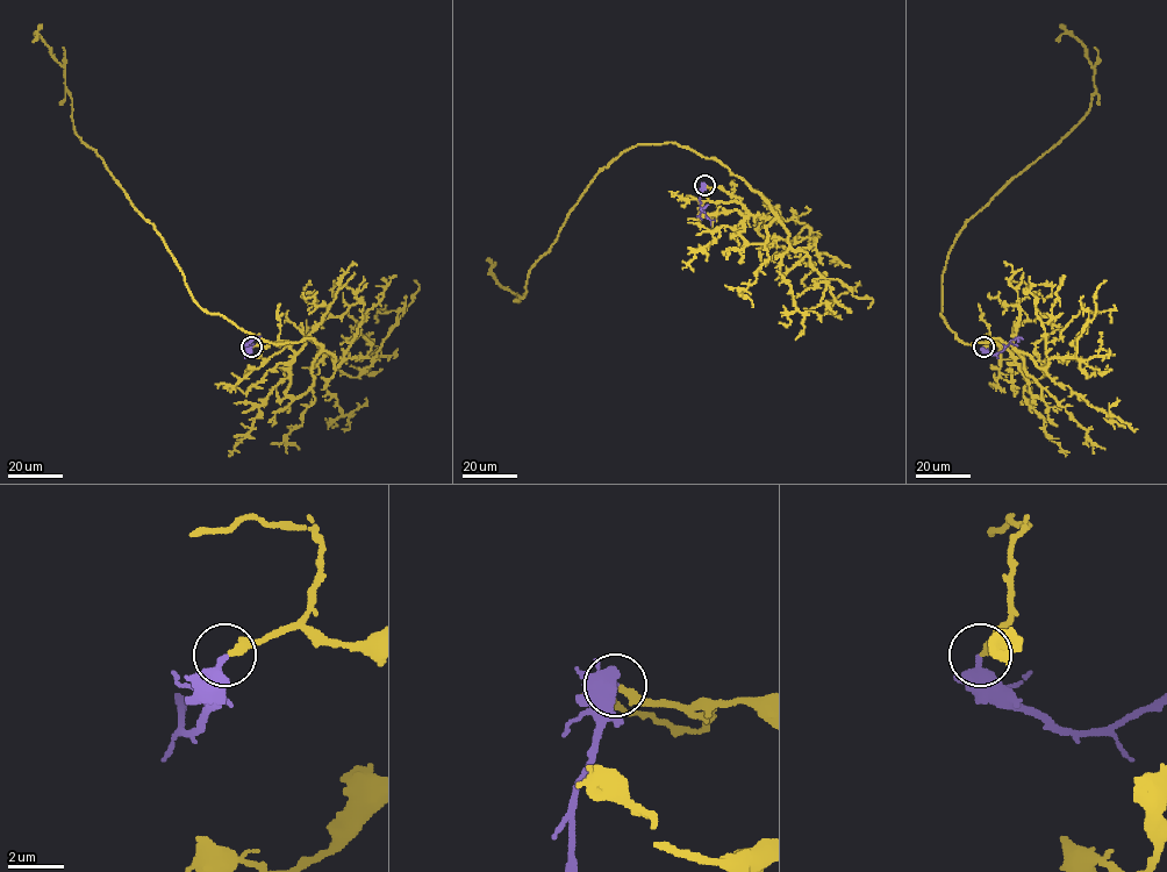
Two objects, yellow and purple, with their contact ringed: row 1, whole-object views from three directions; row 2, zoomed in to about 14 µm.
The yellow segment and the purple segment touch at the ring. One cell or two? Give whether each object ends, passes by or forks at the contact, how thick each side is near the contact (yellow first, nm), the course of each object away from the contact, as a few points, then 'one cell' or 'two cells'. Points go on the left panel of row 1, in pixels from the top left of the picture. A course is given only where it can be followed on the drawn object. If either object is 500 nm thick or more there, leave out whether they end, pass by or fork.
yellow ends there; purple ends there; 300 nm thick on the yellow side, 360 nm on the other; yellow runs (251, 348), (294, 352), (286, 394), (313, 384), (313, 338), (273, 344), (193, 298), (31, 41); purple runs (250, 348), (246, 355), (246, 344), (255, 337), (262, 341); one cell

